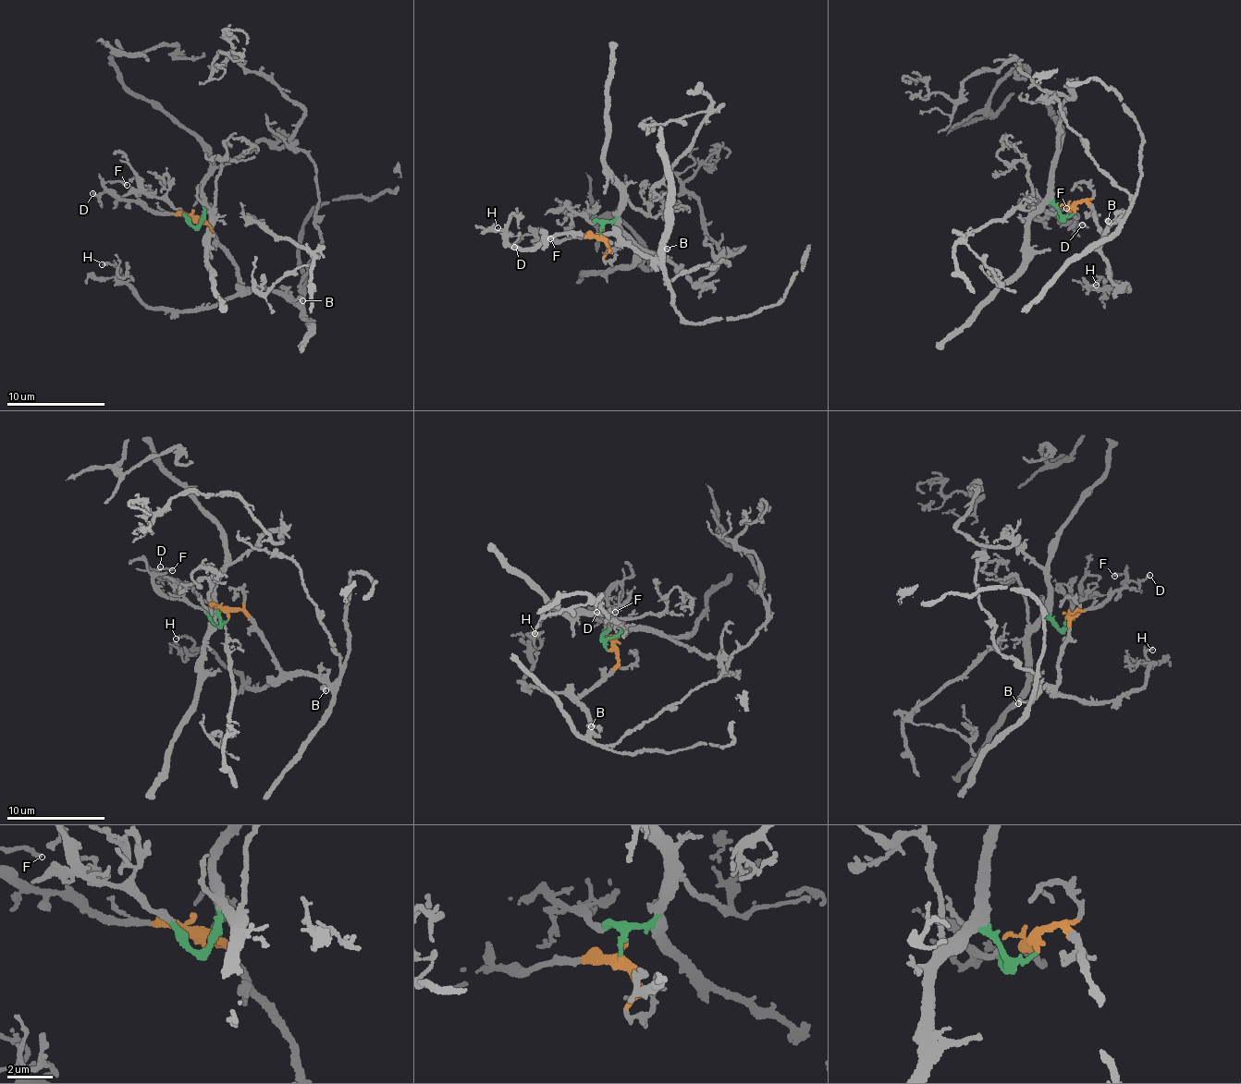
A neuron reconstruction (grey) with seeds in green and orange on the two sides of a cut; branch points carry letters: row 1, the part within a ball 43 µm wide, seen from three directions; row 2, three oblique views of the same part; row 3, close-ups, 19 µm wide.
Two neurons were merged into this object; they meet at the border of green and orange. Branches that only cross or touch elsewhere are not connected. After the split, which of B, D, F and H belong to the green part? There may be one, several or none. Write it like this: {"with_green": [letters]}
{"with_green": []}

